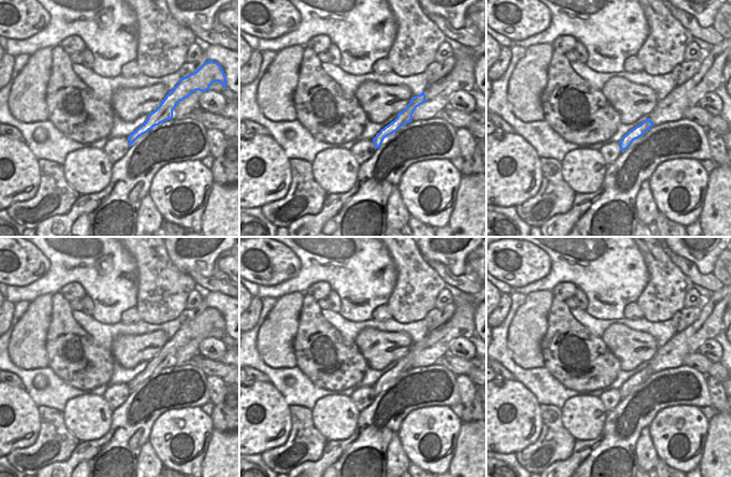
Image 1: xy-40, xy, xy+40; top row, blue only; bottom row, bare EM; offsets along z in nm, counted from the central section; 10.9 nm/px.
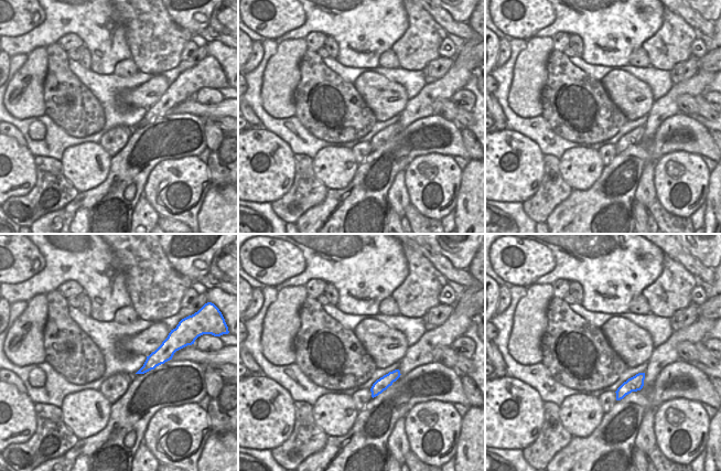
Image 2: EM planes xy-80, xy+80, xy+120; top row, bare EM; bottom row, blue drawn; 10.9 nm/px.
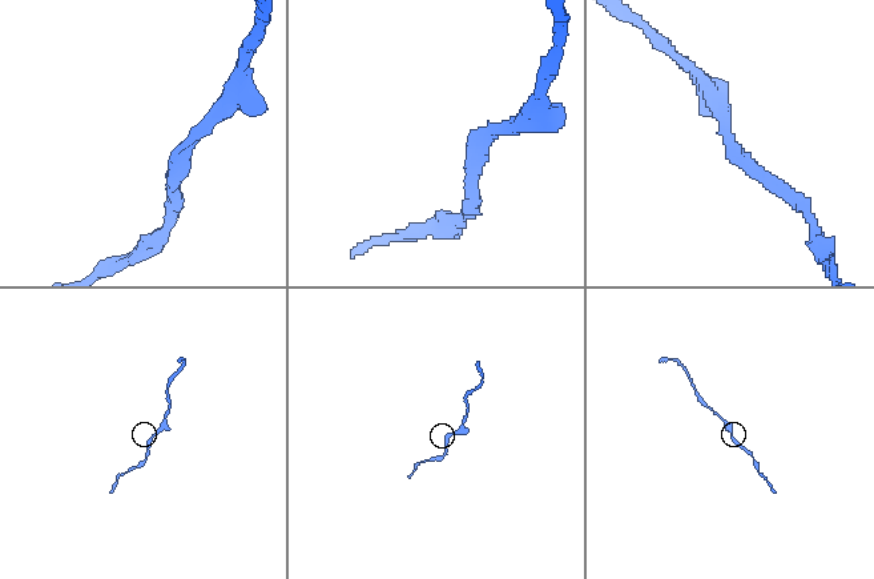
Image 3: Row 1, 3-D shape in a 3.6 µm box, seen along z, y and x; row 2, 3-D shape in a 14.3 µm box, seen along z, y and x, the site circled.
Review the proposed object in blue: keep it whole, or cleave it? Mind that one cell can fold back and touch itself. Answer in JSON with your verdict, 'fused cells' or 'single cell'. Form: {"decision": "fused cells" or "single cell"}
{"decision": "single cell"}

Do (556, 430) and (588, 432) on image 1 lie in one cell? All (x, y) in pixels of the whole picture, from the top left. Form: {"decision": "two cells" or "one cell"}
{"decision": "two cells"}

